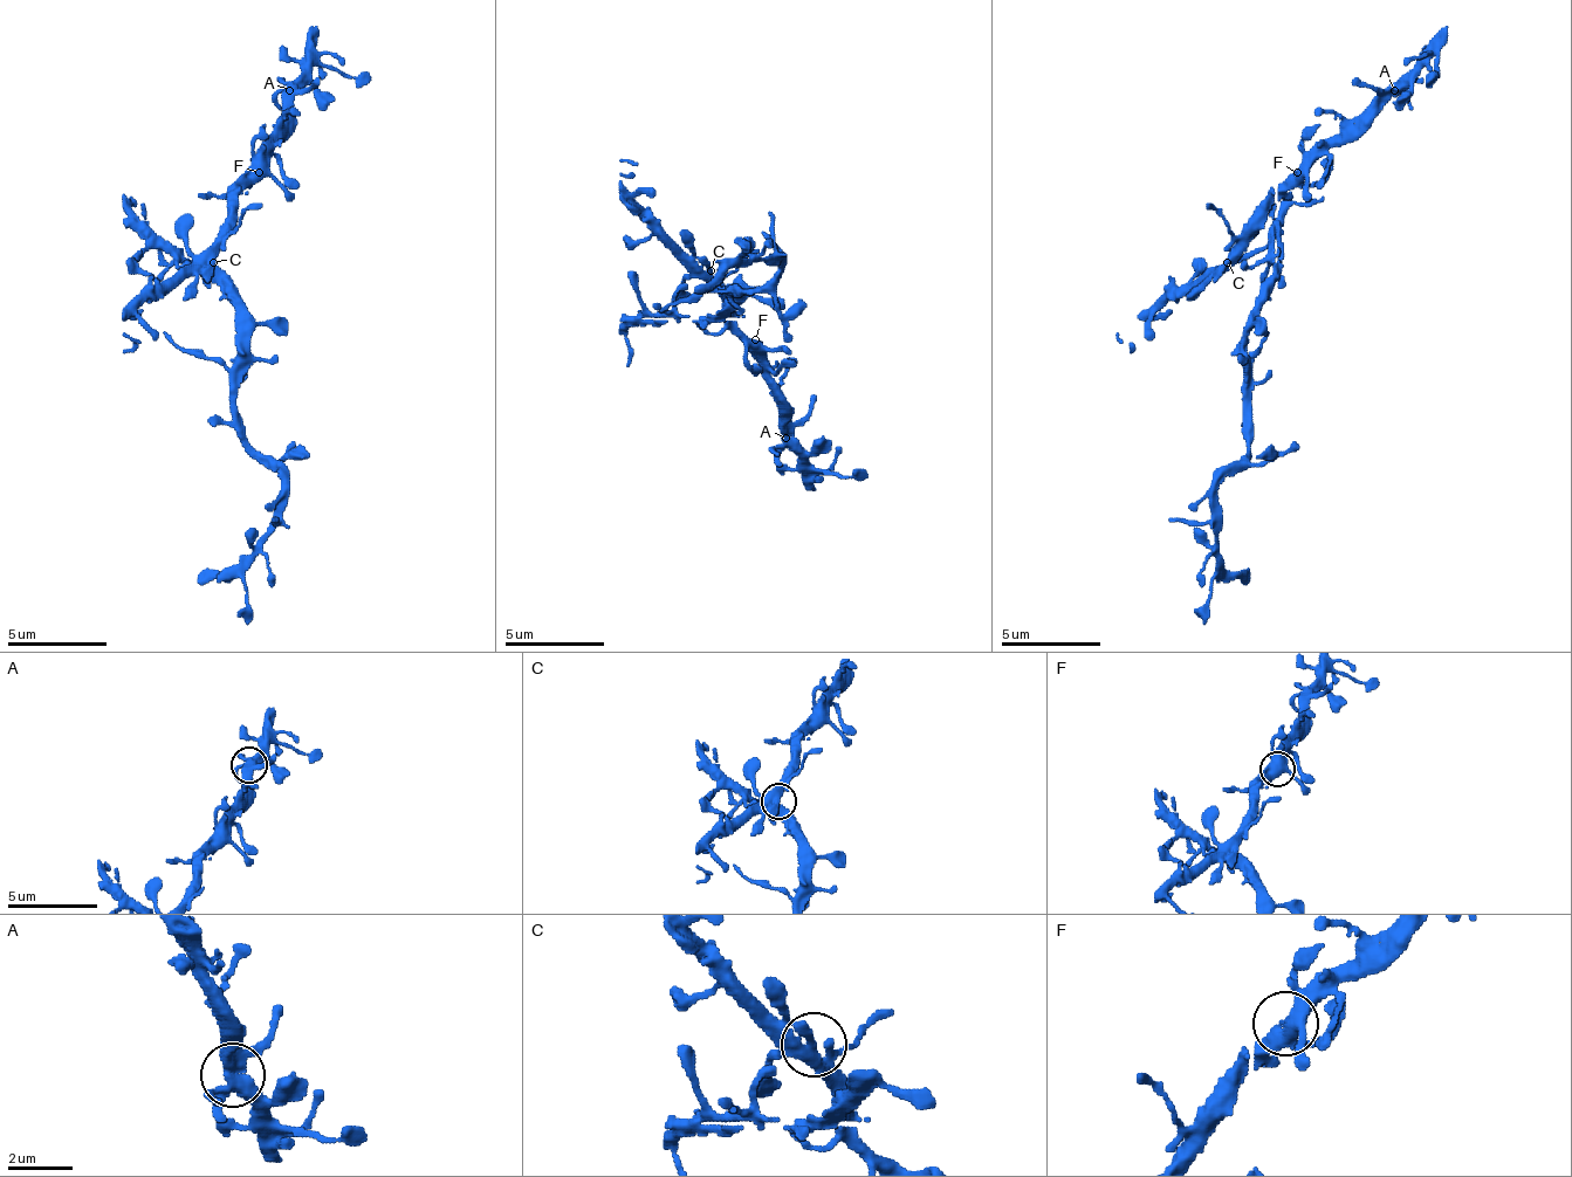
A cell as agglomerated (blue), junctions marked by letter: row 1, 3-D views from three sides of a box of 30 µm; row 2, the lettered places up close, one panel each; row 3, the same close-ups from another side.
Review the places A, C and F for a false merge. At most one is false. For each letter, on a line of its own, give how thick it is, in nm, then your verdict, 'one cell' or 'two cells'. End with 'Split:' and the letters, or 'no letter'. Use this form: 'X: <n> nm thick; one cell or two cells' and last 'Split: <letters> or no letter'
A: 440 nm thick; one cell
C: 420 nm thick; one cell
F: 440 nm thick; one cell
Split: no letter

